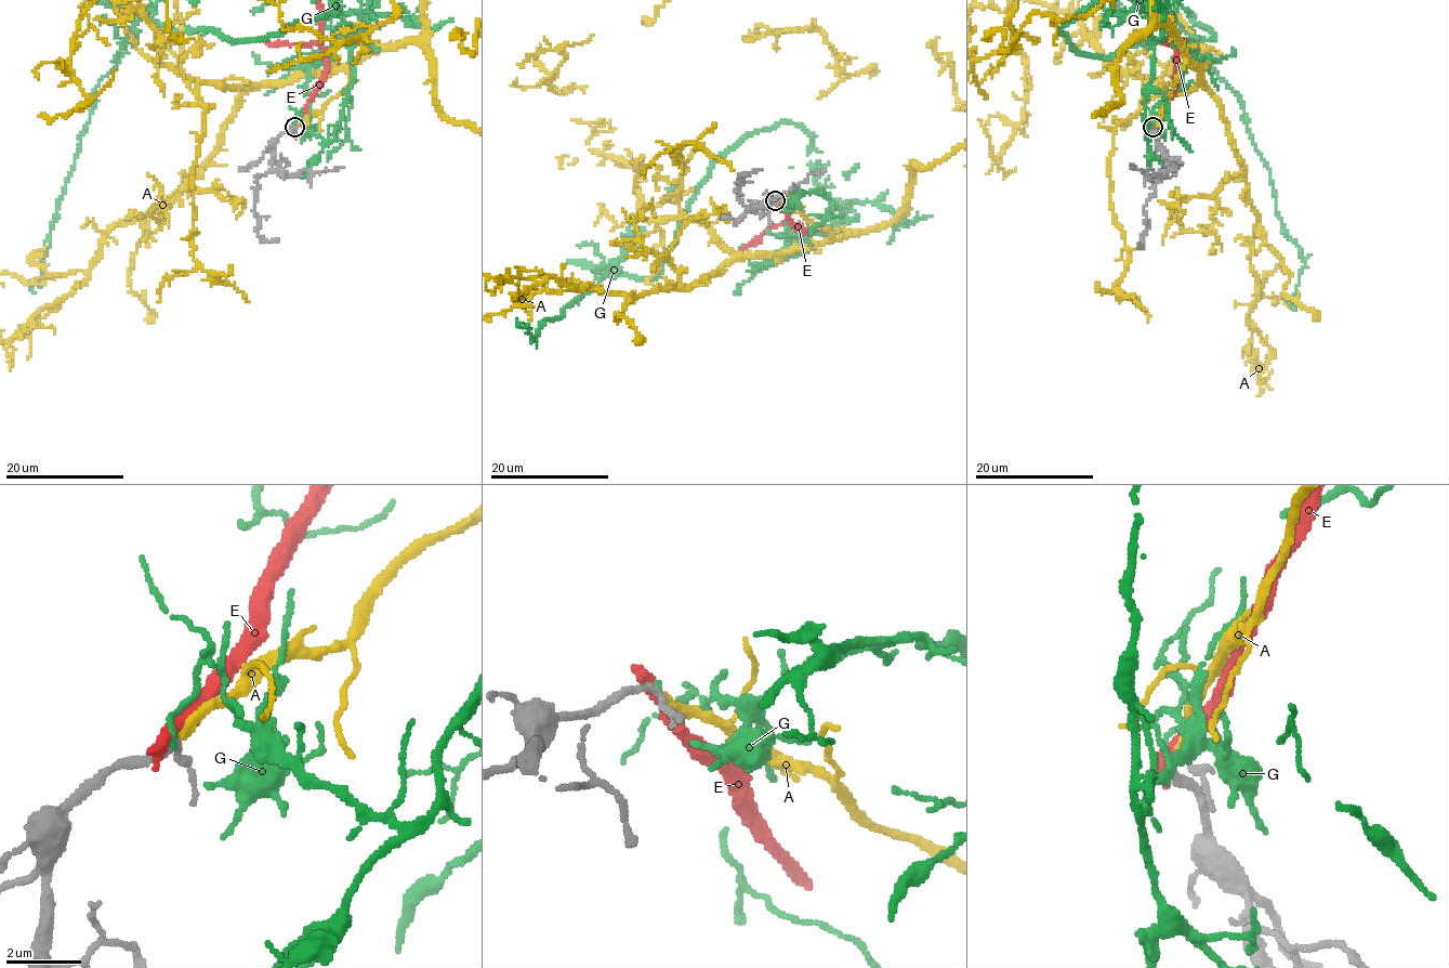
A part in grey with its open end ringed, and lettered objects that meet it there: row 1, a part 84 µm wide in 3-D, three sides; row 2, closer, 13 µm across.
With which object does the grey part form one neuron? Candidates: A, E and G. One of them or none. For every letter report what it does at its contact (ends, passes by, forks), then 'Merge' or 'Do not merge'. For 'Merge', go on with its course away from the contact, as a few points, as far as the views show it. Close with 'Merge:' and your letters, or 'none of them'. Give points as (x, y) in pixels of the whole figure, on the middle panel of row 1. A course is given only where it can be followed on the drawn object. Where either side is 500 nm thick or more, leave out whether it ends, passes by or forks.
A: It ends there. Merge
E: It ends there. Do not merge
G: It ends there. Do not merge
Merge: A

